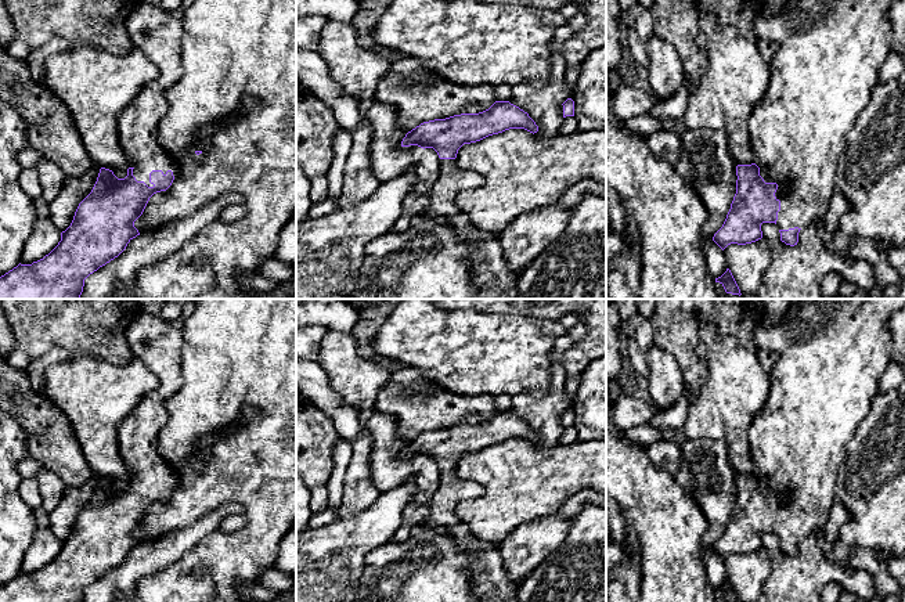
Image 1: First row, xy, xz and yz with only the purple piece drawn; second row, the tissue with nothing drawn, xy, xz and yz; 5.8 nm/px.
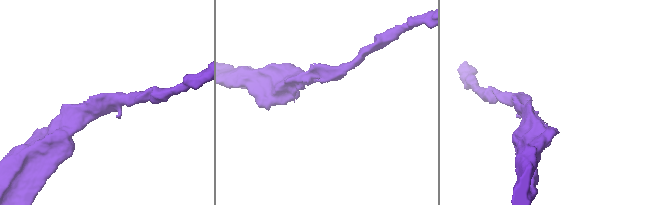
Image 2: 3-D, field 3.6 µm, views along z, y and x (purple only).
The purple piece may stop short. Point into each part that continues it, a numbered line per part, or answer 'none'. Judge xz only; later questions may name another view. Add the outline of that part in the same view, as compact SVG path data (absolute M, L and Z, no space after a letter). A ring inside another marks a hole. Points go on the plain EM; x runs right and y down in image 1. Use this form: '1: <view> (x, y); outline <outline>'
1: xz (453, 489); outline M440 469L440 483L429 502L428 527L452 527L461 523L457 505L461 501L476 500L484 494L482 484L461 477L455 469Z

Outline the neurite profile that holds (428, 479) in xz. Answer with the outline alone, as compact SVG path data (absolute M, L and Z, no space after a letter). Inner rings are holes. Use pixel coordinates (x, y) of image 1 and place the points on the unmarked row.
M374 410L367 430L372 439L369 469L378 490L393 490L414 479L418 491L412 504L429 505L440 483L437 462L418 455L403 457L407 441L399 435L396 418L386 412Z

